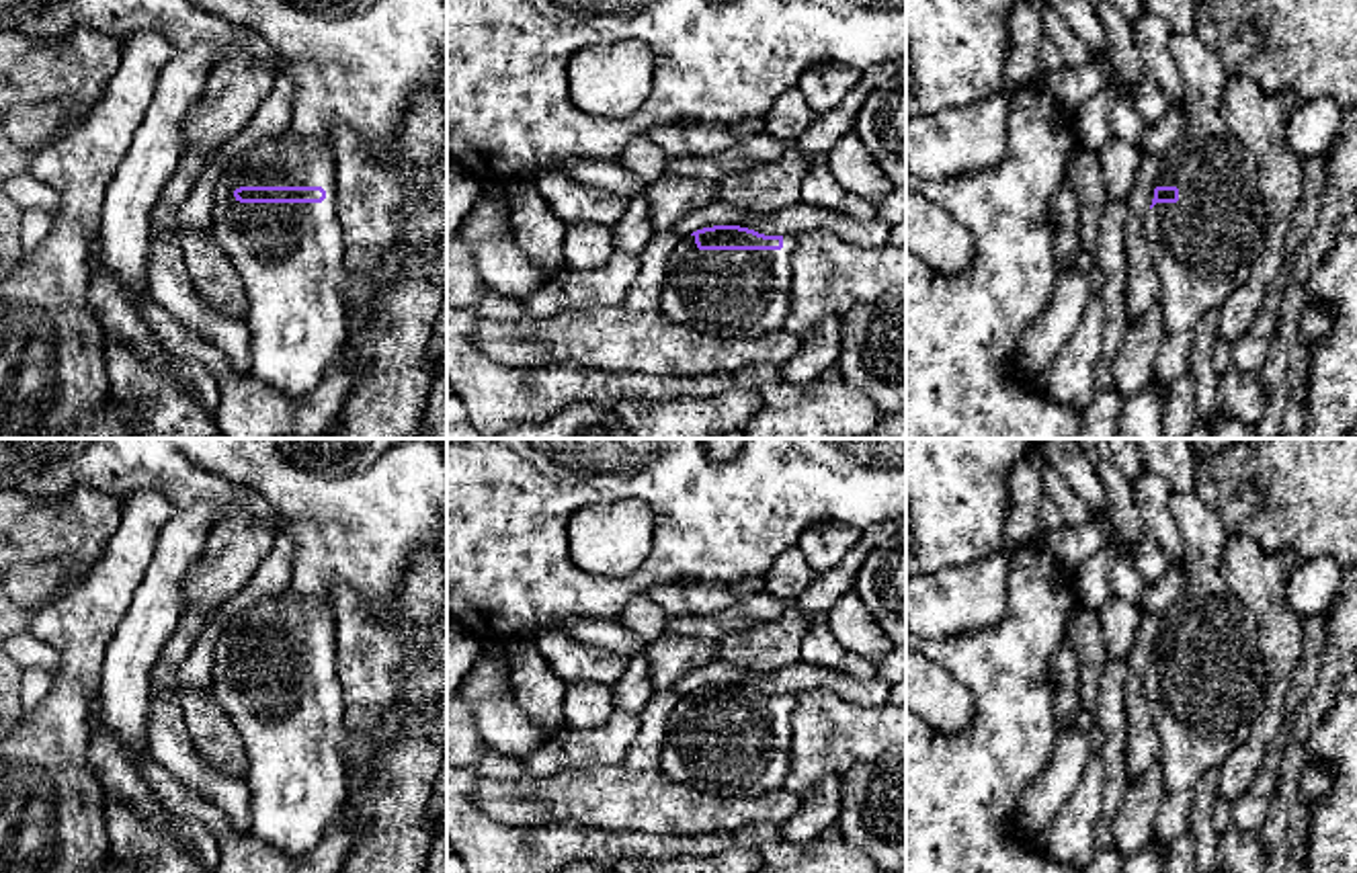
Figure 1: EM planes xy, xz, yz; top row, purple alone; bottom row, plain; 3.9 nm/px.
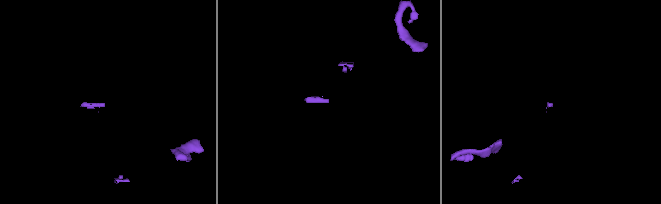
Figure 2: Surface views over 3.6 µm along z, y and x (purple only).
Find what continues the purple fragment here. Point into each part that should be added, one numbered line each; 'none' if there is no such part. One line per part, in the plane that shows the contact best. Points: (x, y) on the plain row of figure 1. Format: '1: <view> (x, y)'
1: xy (290, 716)

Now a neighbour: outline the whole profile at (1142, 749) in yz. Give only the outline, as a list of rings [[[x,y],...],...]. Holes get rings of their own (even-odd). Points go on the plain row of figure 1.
[[[1142,611],[1136,643],[1127,656],[1125,723],[1127,744],[1123,771],[1127,781],[1140,779],[1160,756],[1160,740],[1154,728],[1152,707],[1144,691],[1144,678],[1154,658],[1160,619]]]

